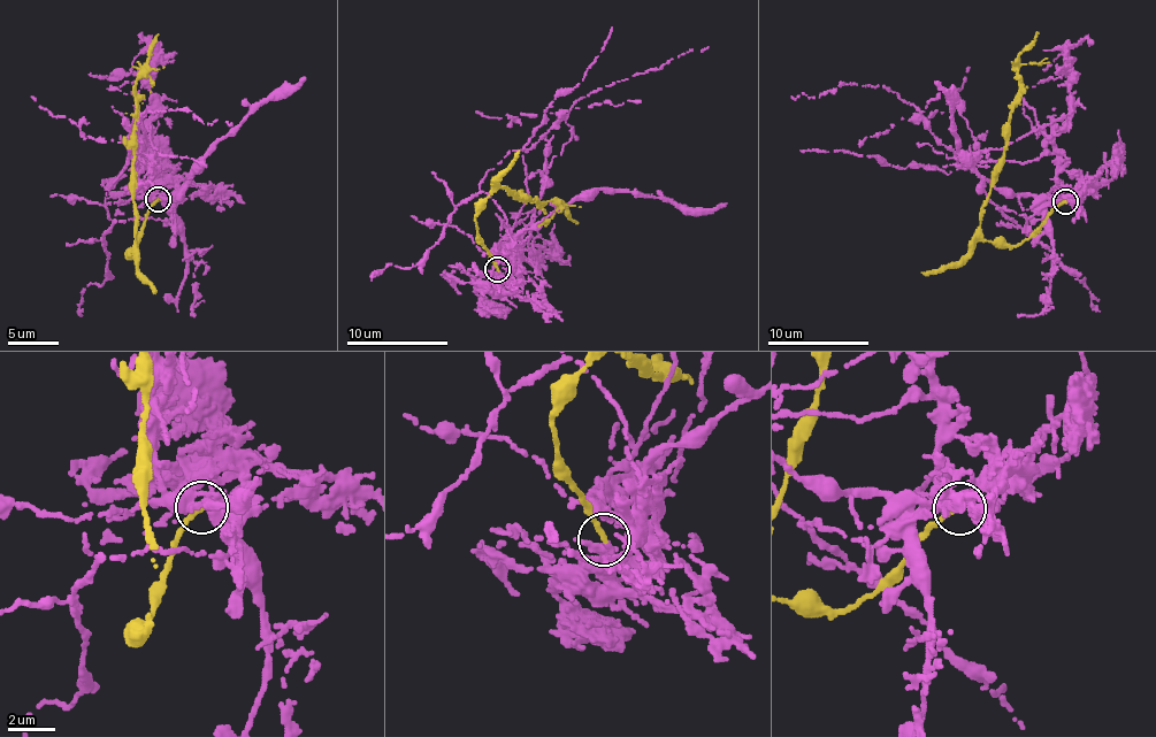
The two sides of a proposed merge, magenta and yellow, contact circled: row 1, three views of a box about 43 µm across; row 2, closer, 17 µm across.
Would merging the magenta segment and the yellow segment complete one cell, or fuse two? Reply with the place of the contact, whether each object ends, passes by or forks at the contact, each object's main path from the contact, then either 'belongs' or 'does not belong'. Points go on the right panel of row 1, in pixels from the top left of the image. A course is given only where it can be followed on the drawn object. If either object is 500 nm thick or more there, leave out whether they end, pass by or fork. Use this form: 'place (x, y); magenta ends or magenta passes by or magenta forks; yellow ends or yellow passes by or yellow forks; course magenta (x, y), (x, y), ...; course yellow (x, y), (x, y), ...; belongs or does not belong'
place (1065, 201); magenta ends; yellow ends; course magenta (1065, 202), (1084, 187), (1024, 217), (995, 206), (980, 175), (883, 84), (793, 97); course yellow (1065, 202), (1013, 246), (982, 236), (980, 212), (1004, 151), (1019, 55), (1039, 31); does not belong

